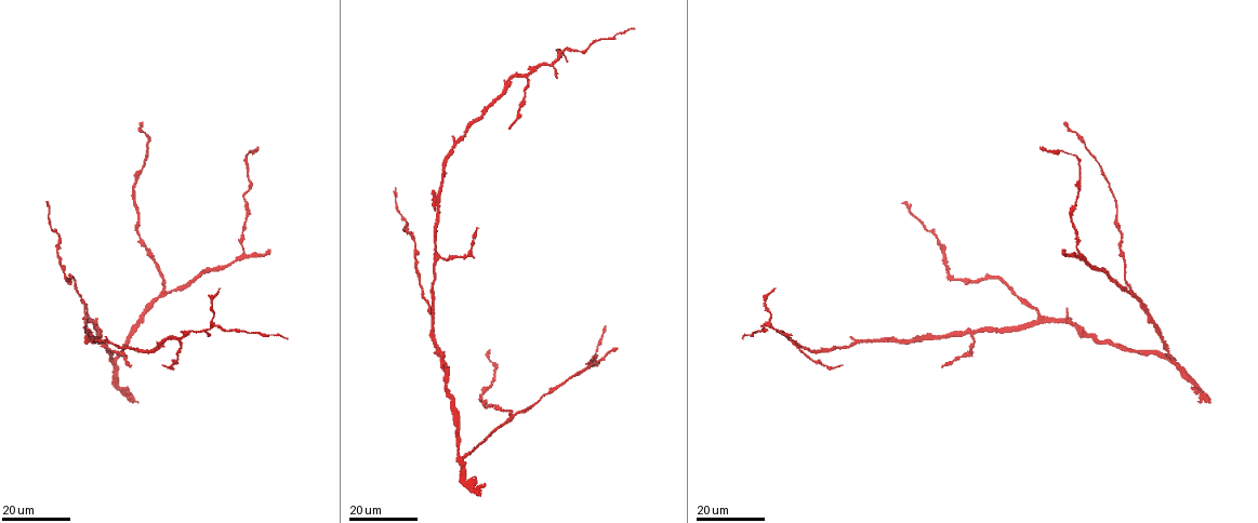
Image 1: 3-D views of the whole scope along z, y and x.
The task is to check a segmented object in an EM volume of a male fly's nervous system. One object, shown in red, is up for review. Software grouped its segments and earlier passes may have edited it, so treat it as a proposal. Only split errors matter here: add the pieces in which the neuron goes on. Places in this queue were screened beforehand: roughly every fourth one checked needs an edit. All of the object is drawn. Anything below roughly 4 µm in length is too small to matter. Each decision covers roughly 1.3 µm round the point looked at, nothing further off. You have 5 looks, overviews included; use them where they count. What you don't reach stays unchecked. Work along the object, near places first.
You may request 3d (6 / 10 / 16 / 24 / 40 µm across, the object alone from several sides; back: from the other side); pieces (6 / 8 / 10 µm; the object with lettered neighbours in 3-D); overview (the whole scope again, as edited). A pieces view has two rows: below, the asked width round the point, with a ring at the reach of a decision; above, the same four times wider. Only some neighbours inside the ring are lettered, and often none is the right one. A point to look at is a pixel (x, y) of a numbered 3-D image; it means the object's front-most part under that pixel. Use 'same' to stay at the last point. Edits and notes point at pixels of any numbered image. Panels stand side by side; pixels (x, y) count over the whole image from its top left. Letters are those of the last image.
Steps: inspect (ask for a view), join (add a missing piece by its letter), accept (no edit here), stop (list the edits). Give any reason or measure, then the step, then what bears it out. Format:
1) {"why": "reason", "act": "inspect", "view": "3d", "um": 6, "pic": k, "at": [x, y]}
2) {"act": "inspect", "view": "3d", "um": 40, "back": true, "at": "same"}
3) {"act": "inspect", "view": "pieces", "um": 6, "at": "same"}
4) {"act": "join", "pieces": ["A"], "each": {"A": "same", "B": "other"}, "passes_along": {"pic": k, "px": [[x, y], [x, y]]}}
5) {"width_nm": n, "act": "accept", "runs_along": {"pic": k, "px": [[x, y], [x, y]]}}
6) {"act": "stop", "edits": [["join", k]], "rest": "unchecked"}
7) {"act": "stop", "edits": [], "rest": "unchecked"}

{"why": "tapers out", "act": "inspect", "view": "3d", "um": 24, "pic": 1, "at": [606, 326]}

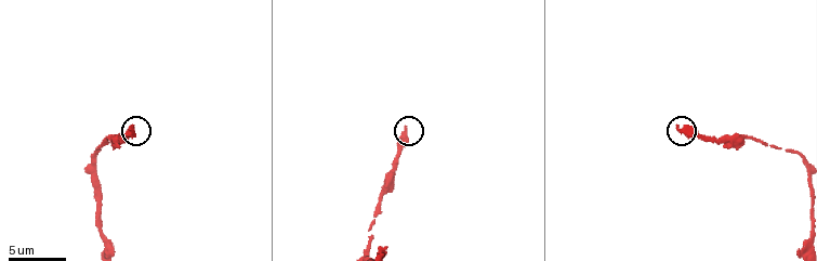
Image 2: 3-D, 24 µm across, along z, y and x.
{"act": "inspect", "view": "pieces", "um": 10, "pic": 2, "at": [131, 127]}

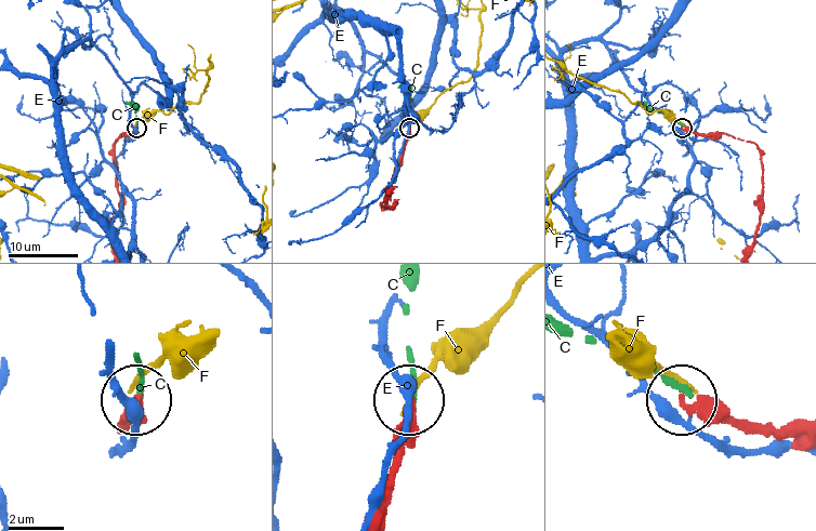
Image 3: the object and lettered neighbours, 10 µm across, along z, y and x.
{"act": "join", "pieces": ["C"], "each": {"C": "same", "E": "other", "F": "other"}, "found": "it goes on there"}

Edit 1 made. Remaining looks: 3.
{"act": "inspect", "view": "overview"}

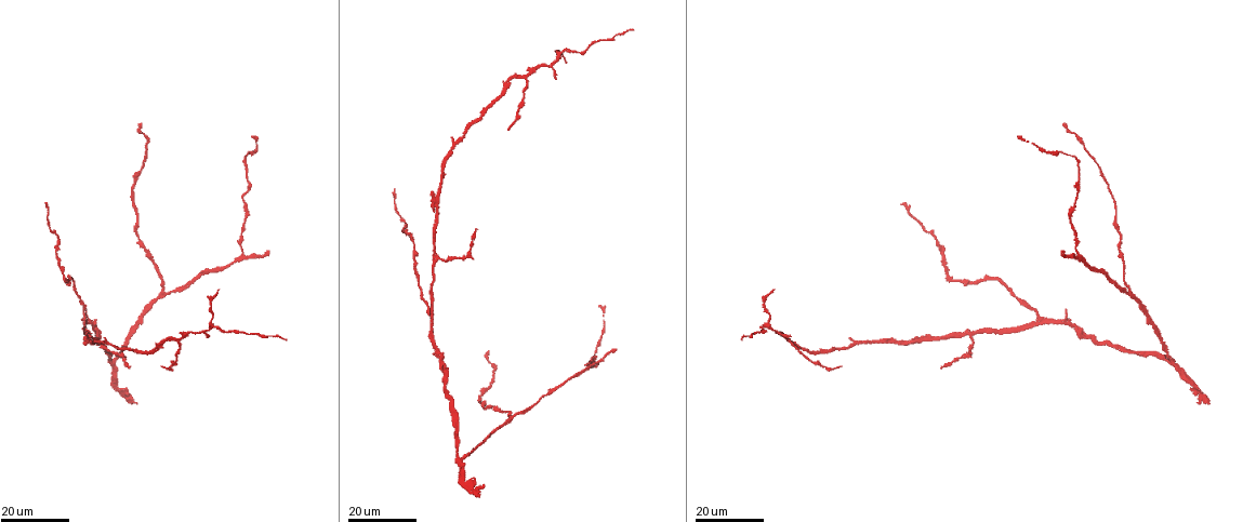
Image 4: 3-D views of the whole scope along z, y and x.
{"why": "branch stops here", "act": "inspect", "view": "3d", "um": 16, "pic": 4, "at": [1061, 252]}

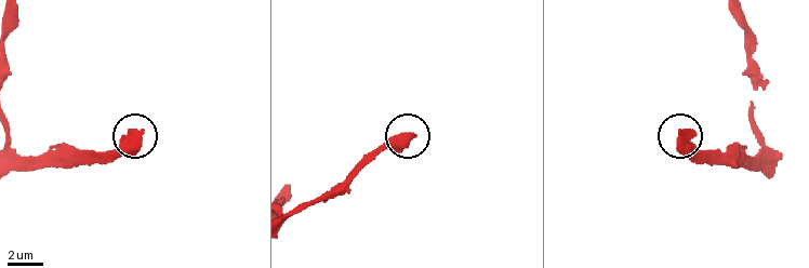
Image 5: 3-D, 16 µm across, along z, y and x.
{"why": "what lies round it", "act": "inspect", "view": "pieces", "um": 10, "pic": 5, "at": [681, 131]}

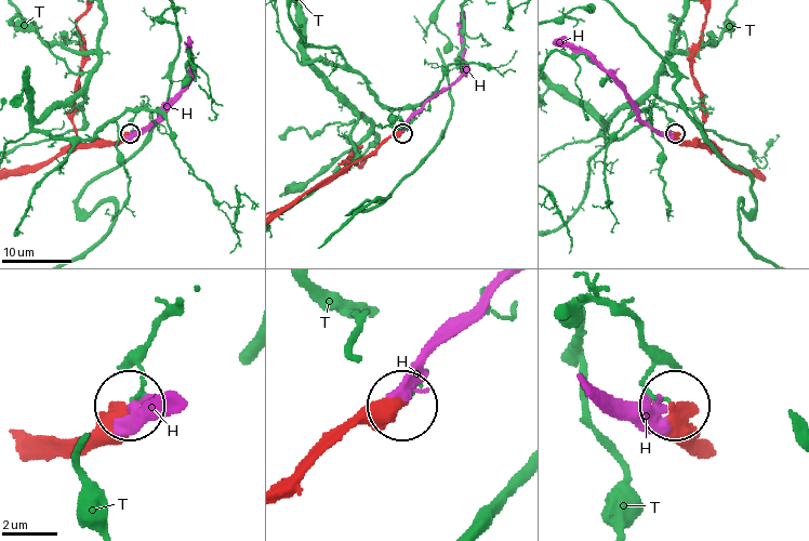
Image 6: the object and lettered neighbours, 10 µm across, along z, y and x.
{"act": "join", "pieces": ["H"], "each": {"H": "same", "T": "other"}, "passes_along": {"pic": 6, "px": [[687, 145], [662, 137], [645, 122], [630, 94], [583, 50]]}, "found": "it goes on there"}

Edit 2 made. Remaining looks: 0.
{"act": "stop", "edits": [["join", 3], ["join", 6]], "rest": "unchecked"}

